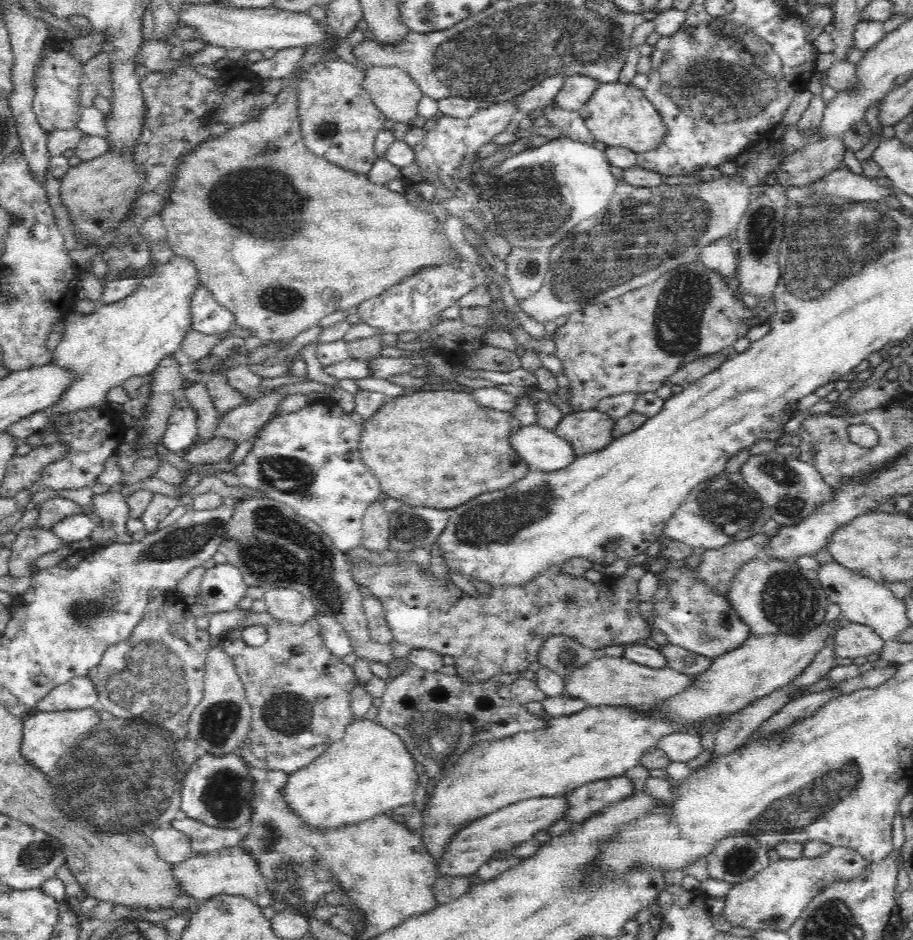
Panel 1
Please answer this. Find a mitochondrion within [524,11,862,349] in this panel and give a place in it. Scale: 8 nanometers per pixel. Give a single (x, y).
(721, 76)

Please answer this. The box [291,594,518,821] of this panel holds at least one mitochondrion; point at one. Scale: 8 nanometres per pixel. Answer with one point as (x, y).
(438, 736)

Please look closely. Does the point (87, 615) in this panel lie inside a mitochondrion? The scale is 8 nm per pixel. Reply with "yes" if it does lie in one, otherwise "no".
yes

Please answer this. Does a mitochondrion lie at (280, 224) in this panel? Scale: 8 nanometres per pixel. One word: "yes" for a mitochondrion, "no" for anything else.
yes

